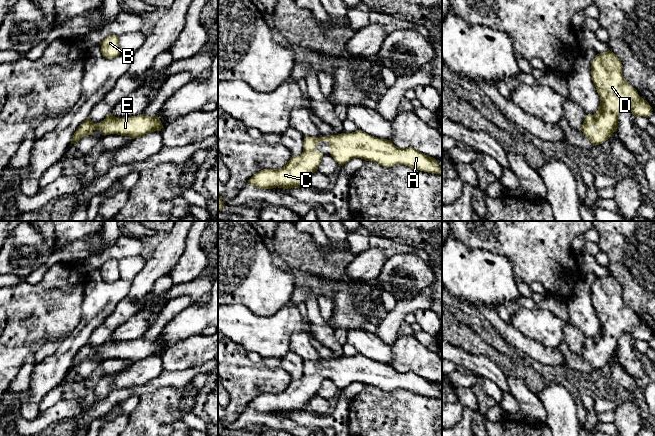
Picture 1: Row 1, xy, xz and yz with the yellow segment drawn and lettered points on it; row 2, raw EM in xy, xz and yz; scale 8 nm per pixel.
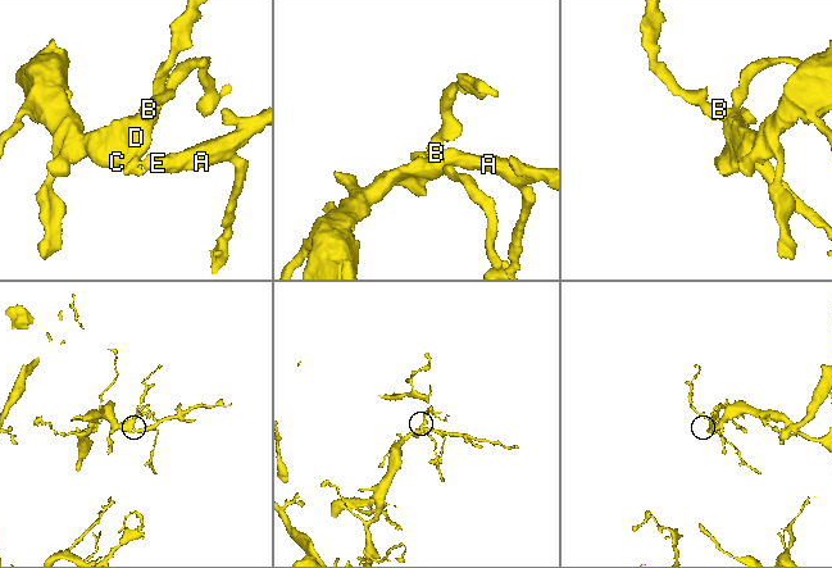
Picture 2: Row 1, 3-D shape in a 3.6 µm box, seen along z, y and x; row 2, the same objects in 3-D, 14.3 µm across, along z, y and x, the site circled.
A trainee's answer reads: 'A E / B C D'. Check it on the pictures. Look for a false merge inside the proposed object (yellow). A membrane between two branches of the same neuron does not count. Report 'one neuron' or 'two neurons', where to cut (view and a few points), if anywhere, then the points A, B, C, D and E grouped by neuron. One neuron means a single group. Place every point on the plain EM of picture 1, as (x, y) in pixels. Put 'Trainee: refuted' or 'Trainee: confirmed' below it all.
one neuron; no cut; A B C D E
Trainee: refuted

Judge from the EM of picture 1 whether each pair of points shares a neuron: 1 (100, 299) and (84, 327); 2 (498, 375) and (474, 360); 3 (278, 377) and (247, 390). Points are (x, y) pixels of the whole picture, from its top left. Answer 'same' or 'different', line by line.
1: same
2: same
3: same

